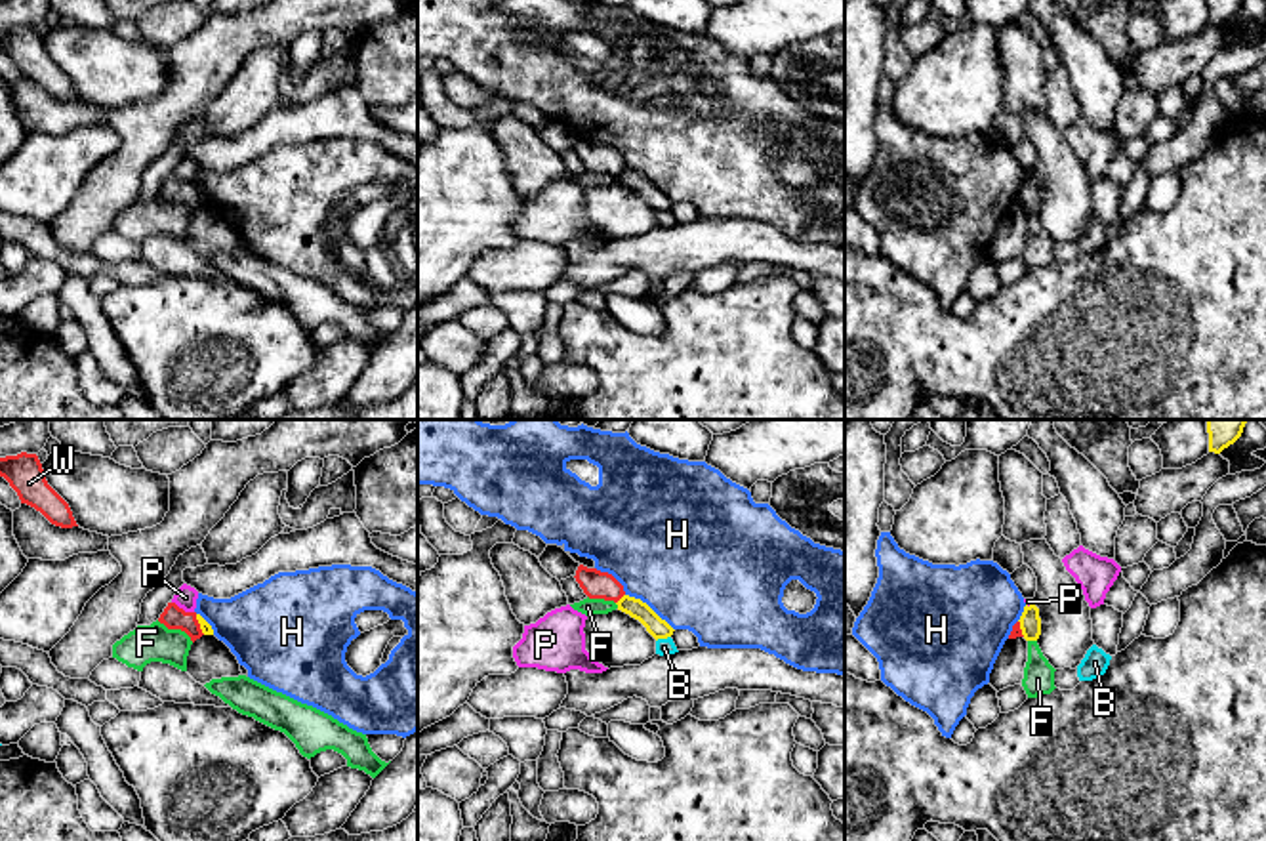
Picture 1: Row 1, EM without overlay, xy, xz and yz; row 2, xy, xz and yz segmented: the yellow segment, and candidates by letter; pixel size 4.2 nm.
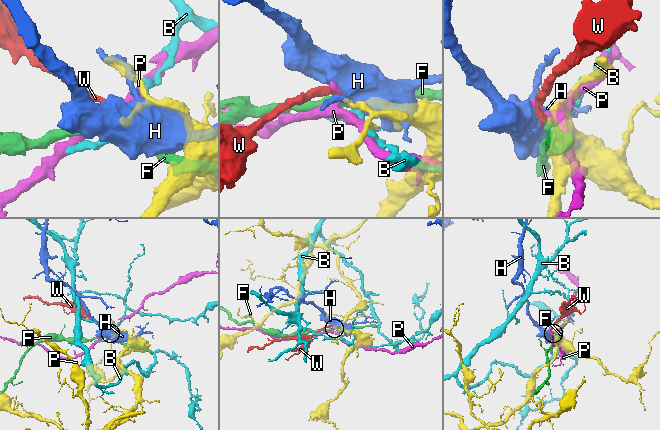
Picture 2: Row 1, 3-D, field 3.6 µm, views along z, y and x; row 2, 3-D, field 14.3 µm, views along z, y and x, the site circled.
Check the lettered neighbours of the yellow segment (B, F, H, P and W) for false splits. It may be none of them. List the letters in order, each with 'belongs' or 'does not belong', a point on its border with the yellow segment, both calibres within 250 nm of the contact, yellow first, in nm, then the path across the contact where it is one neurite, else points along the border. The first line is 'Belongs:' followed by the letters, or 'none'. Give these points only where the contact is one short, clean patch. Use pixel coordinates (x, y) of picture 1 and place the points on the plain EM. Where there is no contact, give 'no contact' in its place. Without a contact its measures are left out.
Belongs: none
B: does not belong; meets yellow in xz at (662, 210); 90 nm thick on the yellow side, 80 nm on the other
F: does not belong; meets yellow in yz at (1032, 212); 90 nm thick on the yellow side, 130 nm on the other; border along yz (1028, 212), (1036, 214)
H: does not belong; meets yellow in xz at (649, 180); 90 nm thick on the yellow side, 500 nm on the other
P: does not belong; meets yellow in yz at (1030, 178); 90 nm thick on the yellow side, 30 nm on the other
W: does not belong; meets yellow in xz at (620, 172); 90 nm thick on the yellow side, 120 nm on the other; border along xz (624, 166), (616, 176)

